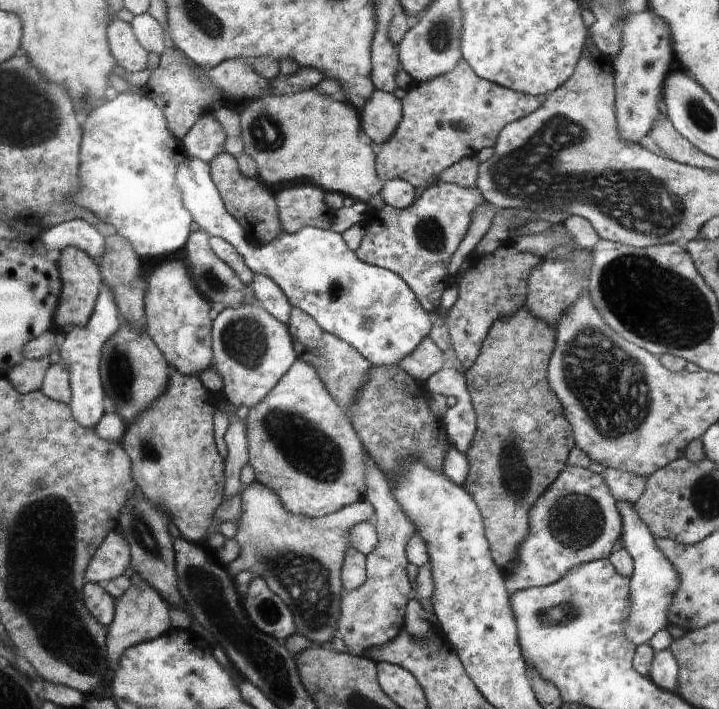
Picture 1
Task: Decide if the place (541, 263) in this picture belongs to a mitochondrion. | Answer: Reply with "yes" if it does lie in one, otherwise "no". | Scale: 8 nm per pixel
no

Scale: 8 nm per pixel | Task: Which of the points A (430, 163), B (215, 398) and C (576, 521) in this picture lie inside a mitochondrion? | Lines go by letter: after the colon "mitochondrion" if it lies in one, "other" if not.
A: other
B: other
C: mitochondrion

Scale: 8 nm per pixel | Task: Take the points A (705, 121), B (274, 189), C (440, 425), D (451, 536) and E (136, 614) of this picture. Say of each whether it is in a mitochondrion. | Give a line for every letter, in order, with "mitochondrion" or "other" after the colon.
A: mitochondrion
B: other
C: other
D: other
E: other

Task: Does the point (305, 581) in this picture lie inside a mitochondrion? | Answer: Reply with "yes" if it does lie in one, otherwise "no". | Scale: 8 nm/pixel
yes

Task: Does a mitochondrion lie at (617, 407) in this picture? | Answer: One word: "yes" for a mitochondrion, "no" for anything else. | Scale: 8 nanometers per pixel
yes

